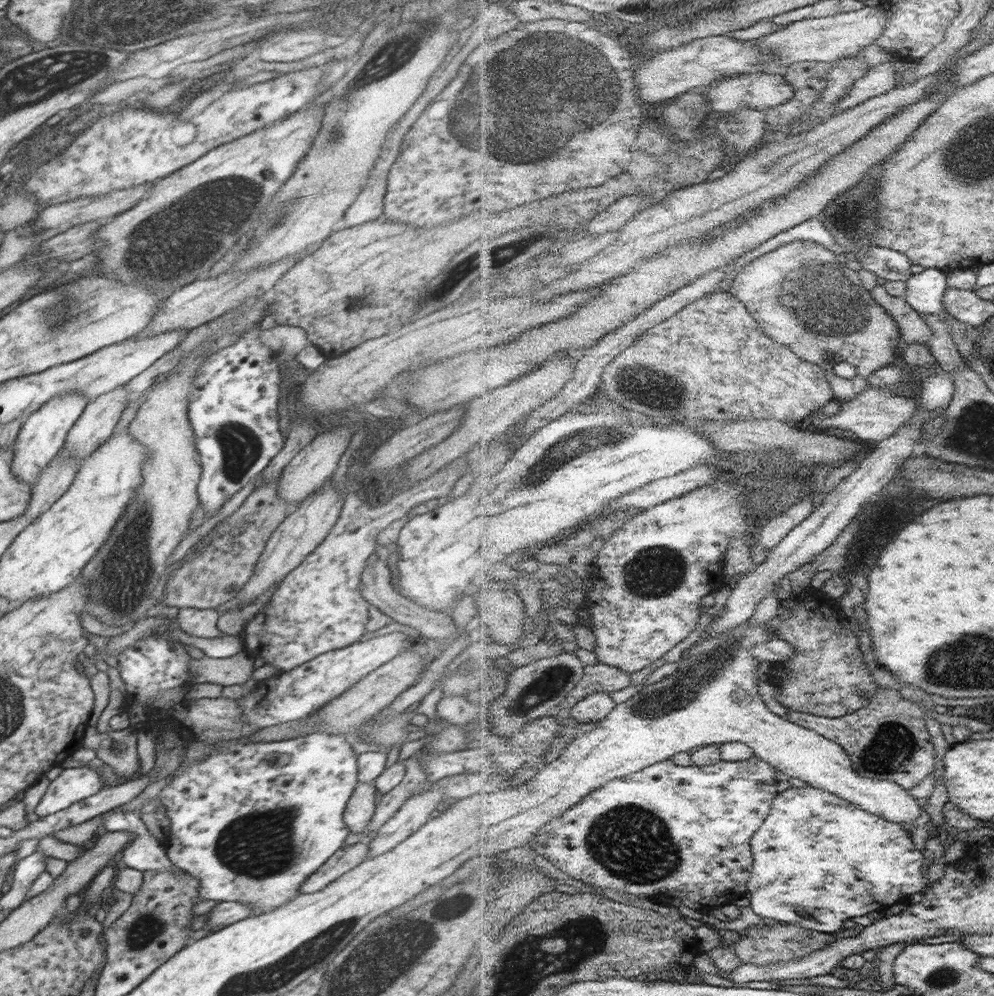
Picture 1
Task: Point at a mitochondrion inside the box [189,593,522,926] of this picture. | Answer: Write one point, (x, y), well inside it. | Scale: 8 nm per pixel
(261, 844)

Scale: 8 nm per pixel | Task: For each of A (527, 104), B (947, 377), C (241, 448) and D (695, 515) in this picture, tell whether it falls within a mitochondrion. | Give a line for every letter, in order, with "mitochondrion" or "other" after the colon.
A: mitochondrion
B: other
C: mitochondrion
D: other

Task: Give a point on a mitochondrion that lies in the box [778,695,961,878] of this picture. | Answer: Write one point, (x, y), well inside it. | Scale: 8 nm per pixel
(892, 746)

